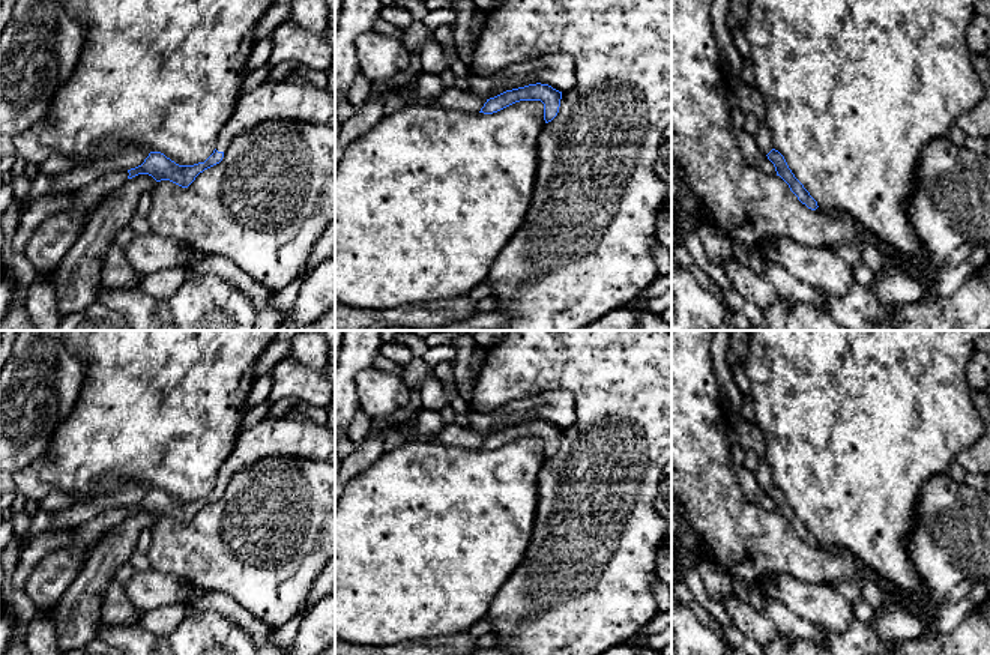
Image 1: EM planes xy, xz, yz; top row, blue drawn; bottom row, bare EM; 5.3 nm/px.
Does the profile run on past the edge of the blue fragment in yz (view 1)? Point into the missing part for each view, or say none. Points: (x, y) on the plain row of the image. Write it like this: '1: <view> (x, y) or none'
1: none

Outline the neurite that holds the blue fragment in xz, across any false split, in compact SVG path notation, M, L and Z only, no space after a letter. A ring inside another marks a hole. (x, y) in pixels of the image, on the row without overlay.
M529 421L524 424L506 427L494 434L487 436L479 449L493 451L520 437L541 437L544 440L544 457L551 458L560 443L562 428L548 421Z

